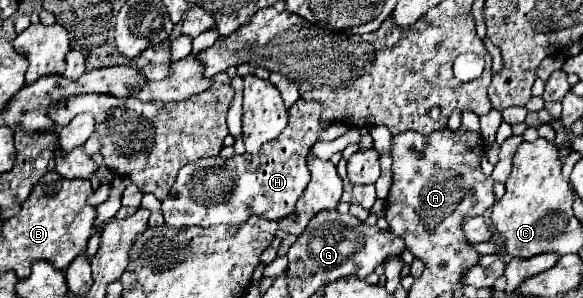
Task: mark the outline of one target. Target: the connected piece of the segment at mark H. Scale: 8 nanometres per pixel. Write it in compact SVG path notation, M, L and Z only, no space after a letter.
M299 99L289 109L289 123L283 129L283 133L265 143L263 149L257 155L235 155L233 159L221 159L221 157L209 157L199 159L183 167L169 191L169 195L163 199L163 215L165 223L177 229L185 229L195 225L199 221L201 227L211 227L219 223L245 223L251 215L267 217L267 219L283 219L295 211L295 203L305 191L309 183L309 167L307 167L307 155L317 141L319 133L327 127L327 123L321 121L321 103L317 101L305 101Z

